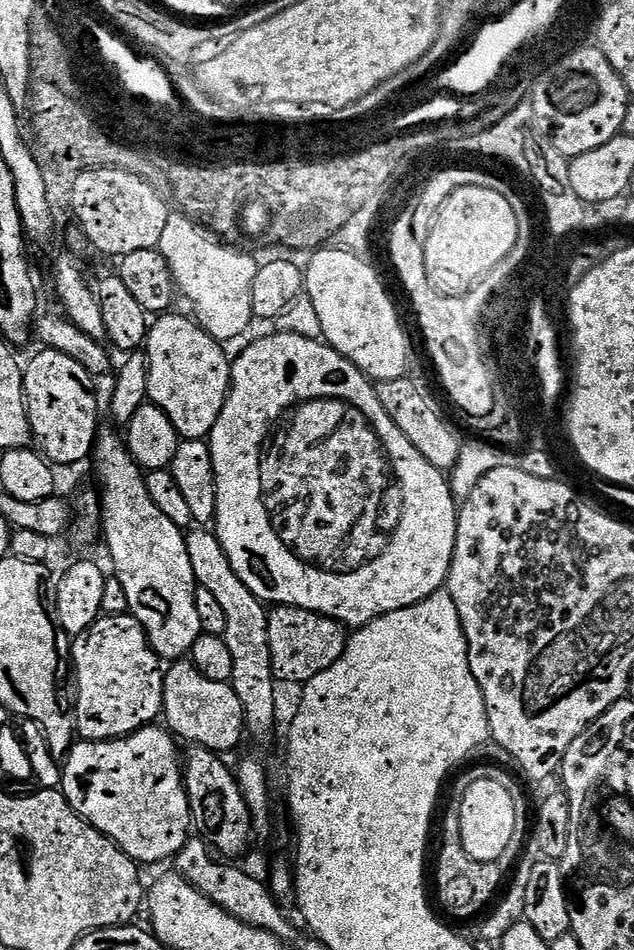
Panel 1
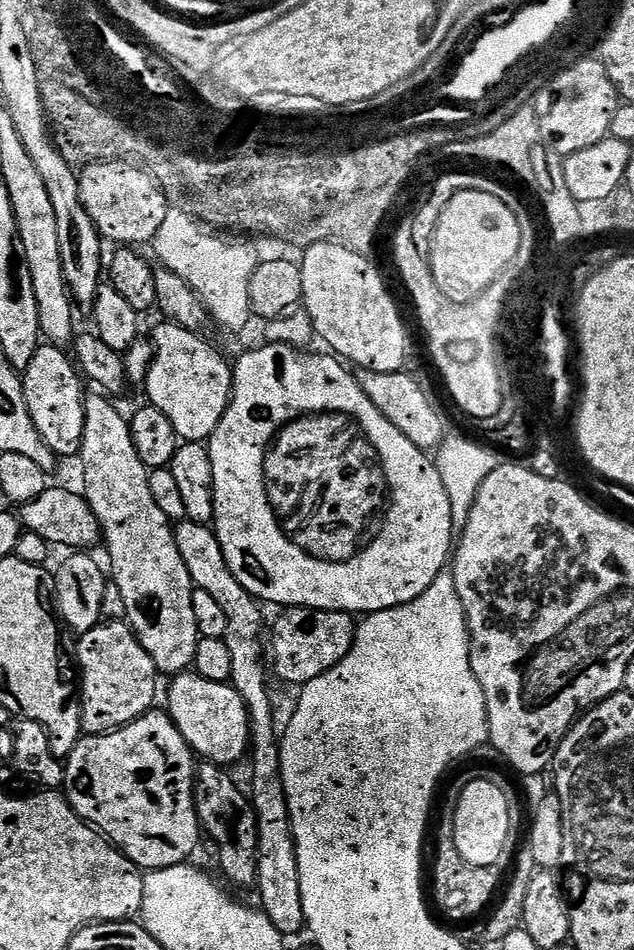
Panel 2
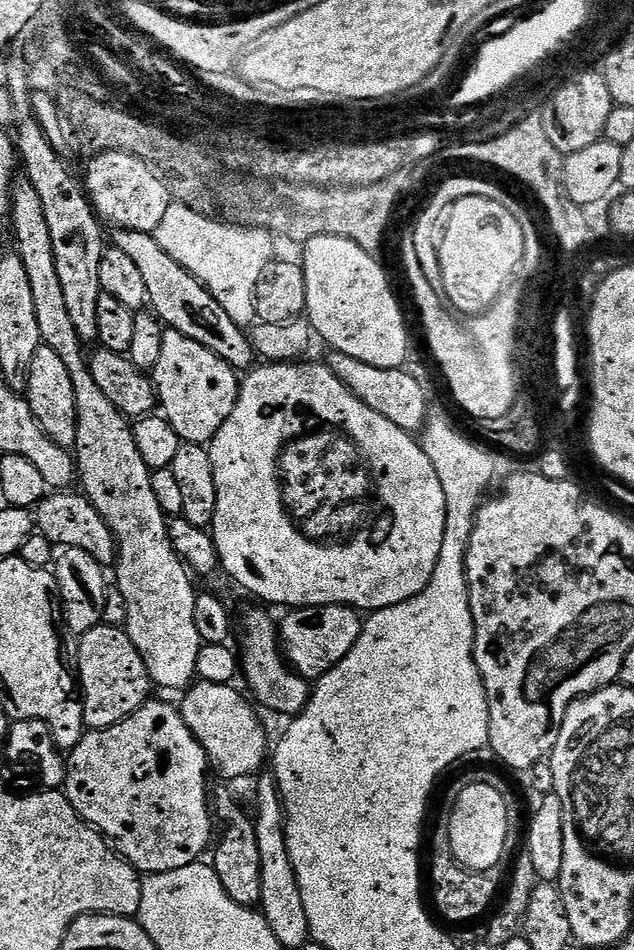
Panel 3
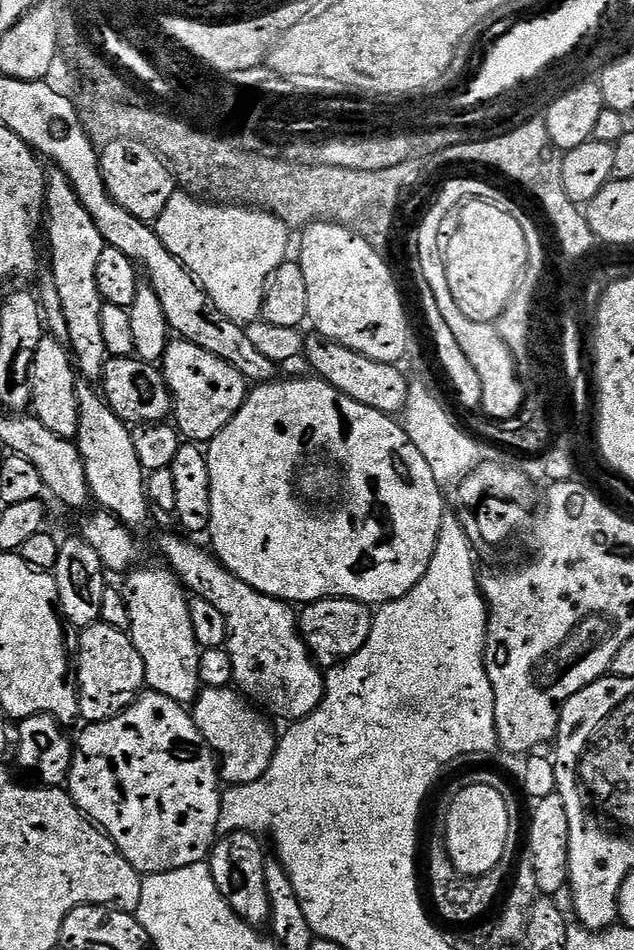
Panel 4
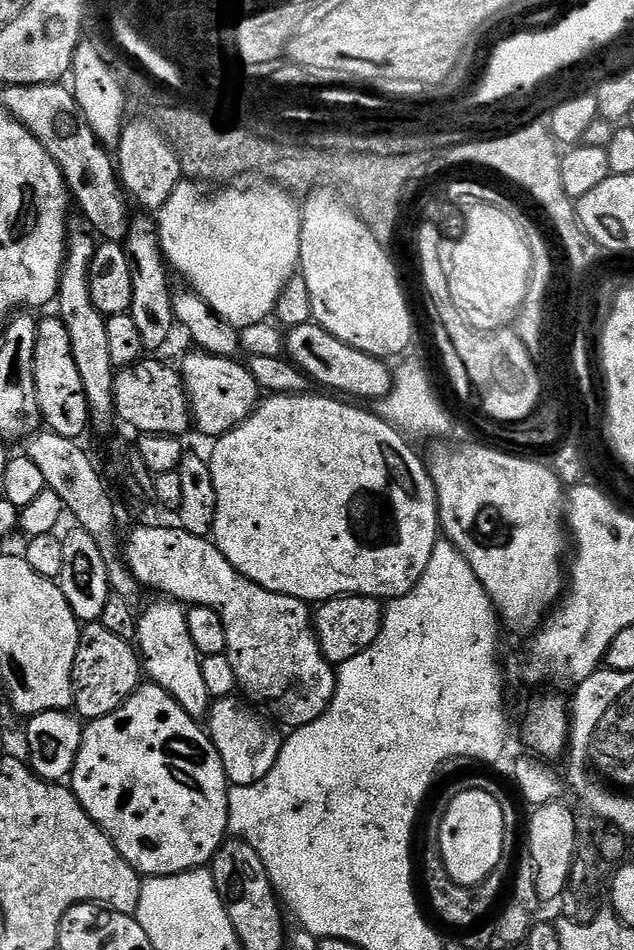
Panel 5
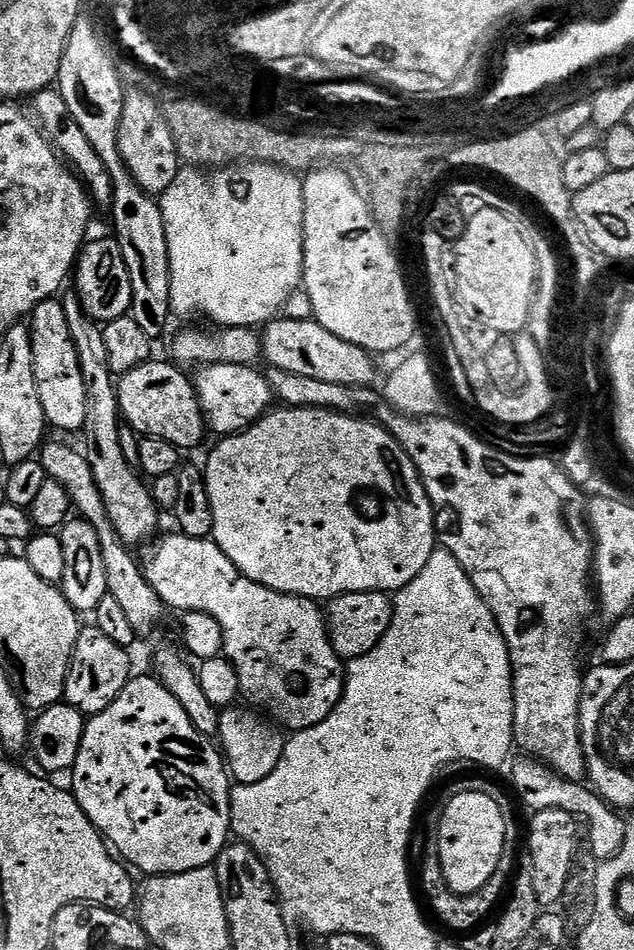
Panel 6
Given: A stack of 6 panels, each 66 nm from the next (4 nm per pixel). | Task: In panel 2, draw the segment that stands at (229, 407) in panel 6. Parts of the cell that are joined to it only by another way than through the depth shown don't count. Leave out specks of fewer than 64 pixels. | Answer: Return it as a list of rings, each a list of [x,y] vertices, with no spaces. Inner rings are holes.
[[[163,322],[156,328],[154,343],[156,357],[148,371],[146,389],[147,403],[151,407],[162,410],[166,418],[170,418],[170,426],[174,426],[177,437],[184,442],[204,442],[214,434],[218,422],[226,414],[228,404],[232,401],[232,368],[210,345],[204,341],[203,335],[186,330],[180,324]]]

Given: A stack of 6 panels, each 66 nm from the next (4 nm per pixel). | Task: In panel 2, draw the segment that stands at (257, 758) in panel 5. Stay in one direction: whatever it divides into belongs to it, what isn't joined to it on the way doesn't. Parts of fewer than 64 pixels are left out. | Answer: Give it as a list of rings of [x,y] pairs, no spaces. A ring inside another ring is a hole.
[[[195,670],[171,677],[166,711],[174,726],[186,738],[193,753],[201,761],[221,766],[233,766],[247,757],[252,743],[252,723],[248,720],[248,707],[231,683],[210,682]]]

